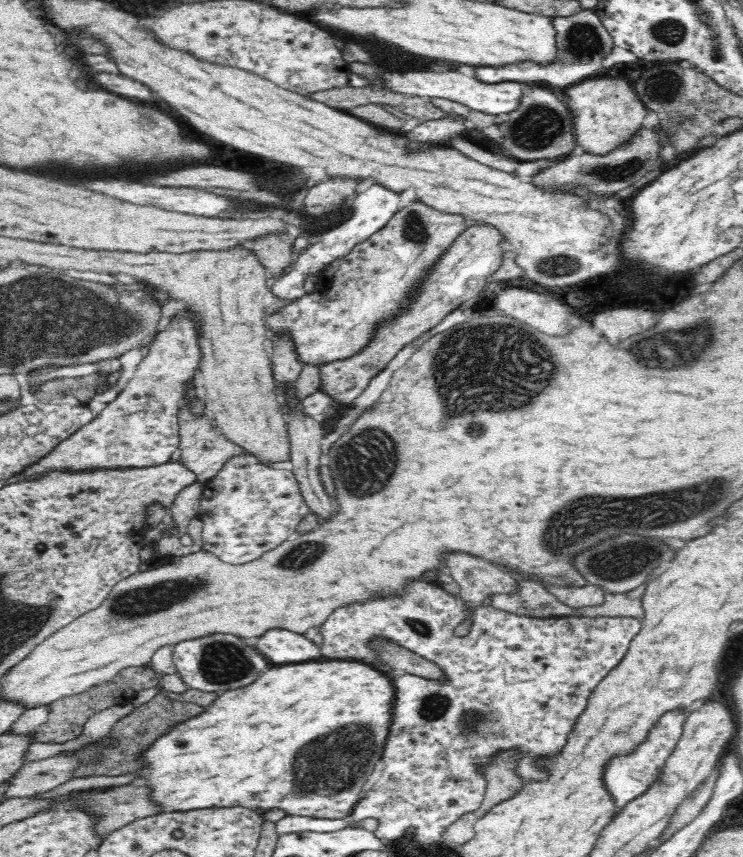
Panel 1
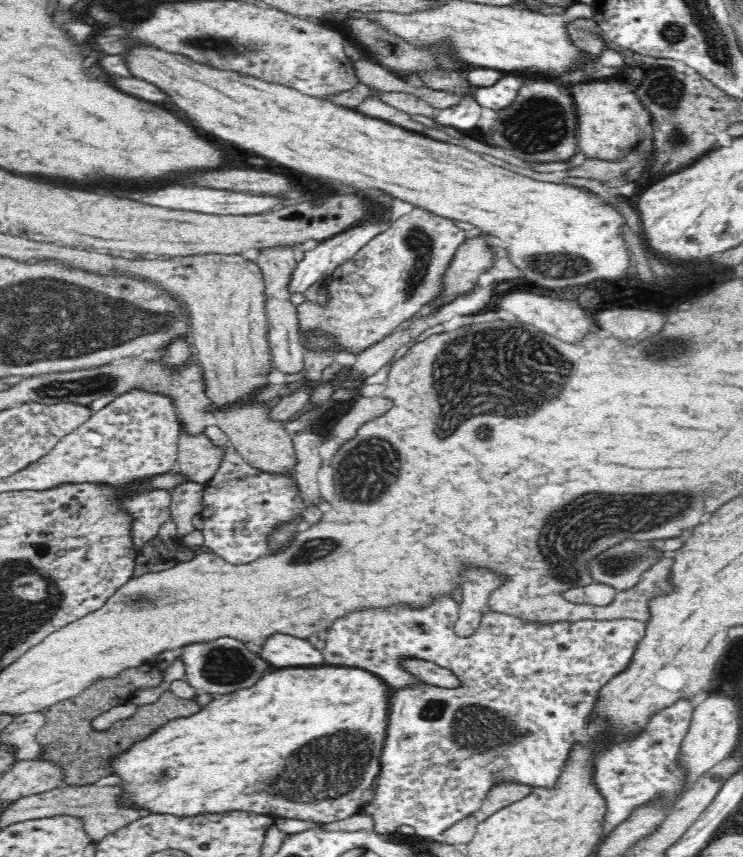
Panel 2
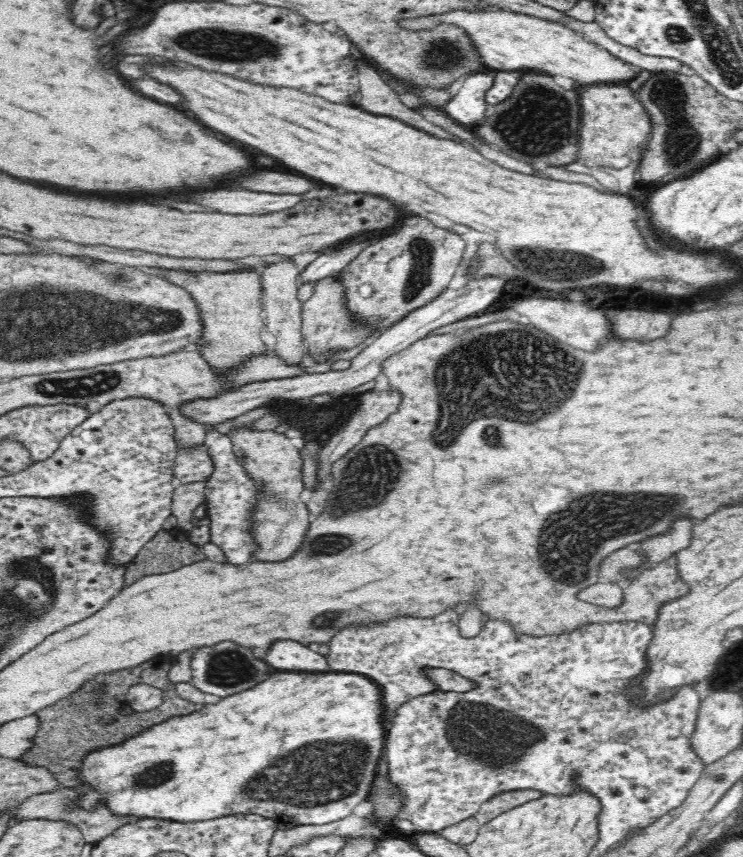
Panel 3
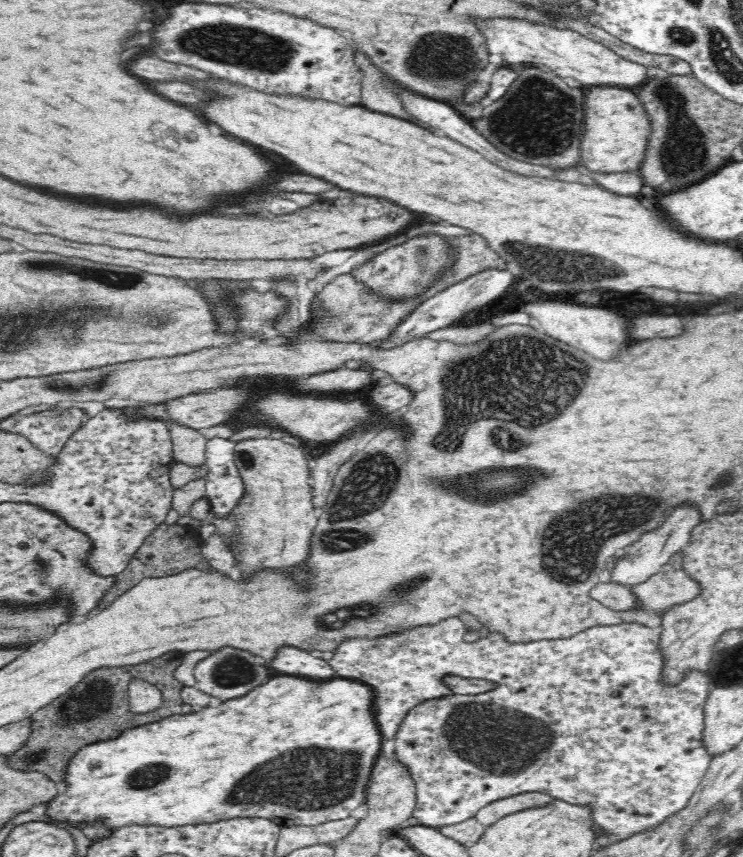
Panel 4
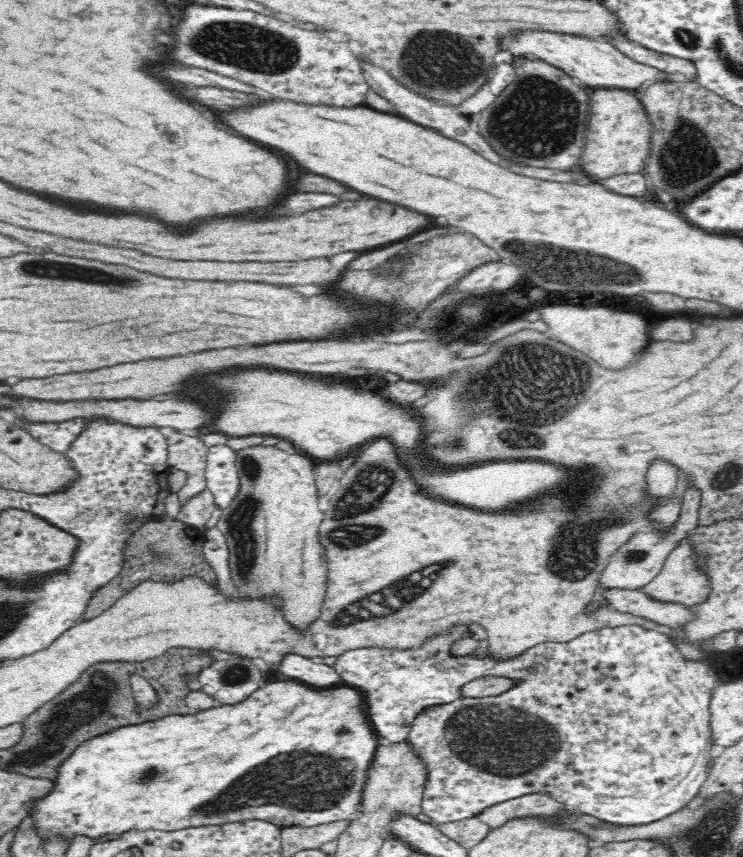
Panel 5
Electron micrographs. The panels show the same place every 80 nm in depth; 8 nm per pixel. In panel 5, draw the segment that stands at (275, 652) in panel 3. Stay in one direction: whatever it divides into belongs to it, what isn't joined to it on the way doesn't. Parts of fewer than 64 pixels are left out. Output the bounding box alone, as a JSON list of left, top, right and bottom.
[278,654,344,688]

